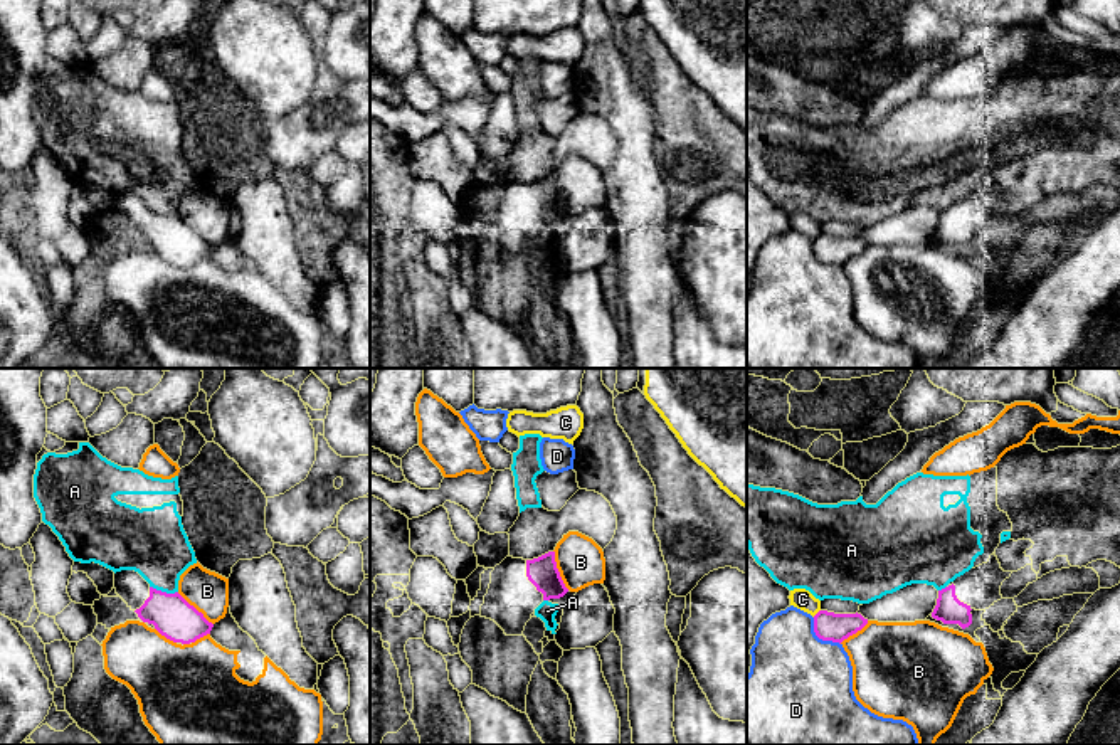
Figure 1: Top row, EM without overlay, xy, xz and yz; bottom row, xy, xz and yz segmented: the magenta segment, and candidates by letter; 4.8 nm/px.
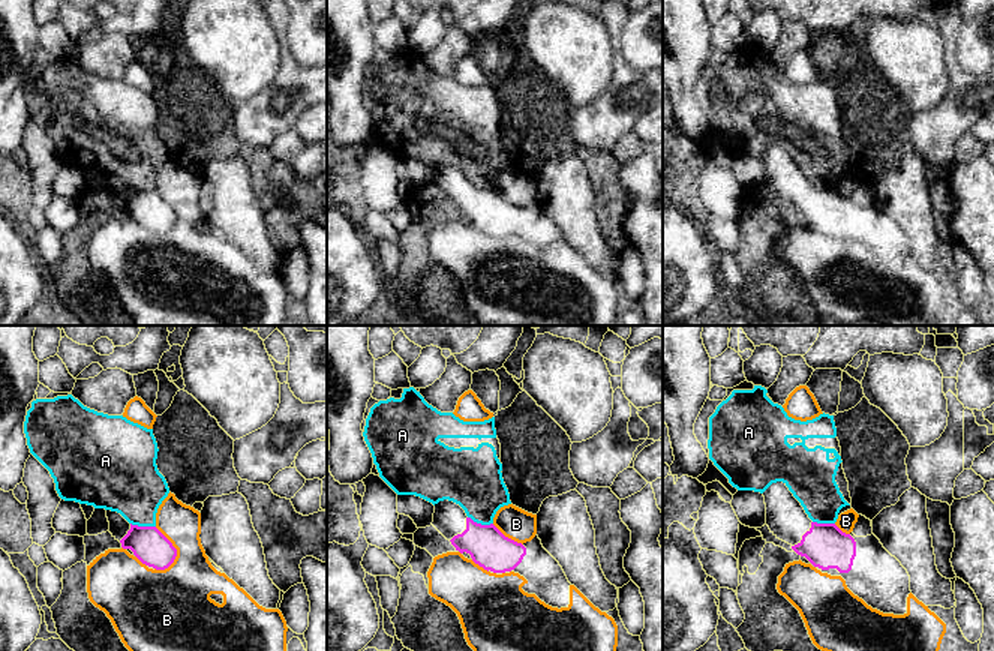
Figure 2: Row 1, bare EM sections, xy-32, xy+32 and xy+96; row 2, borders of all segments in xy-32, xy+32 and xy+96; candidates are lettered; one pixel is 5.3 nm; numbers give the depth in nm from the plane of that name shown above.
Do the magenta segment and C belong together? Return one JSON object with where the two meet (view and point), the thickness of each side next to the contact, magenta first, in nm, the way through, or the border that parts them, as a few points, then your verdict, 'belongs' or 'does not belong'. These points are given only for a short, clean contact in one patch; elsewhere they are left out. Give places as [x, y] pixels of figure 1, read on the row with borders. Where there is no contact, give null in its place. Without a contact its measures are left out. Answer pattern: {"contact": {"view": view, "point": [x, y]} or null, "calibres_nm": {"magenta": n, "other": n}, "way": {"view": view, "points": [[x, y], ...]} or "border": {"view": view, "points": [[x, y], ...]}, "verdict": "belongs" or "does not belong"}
{"contact": {"view": "yz", "point": [818, 612]}, "calibres_nm": {"magenta": 140, "other": 100}, "border": {"view": "yz", "points": [[819, 609], [813, 616]]}, "verdict": "does not belong"}

